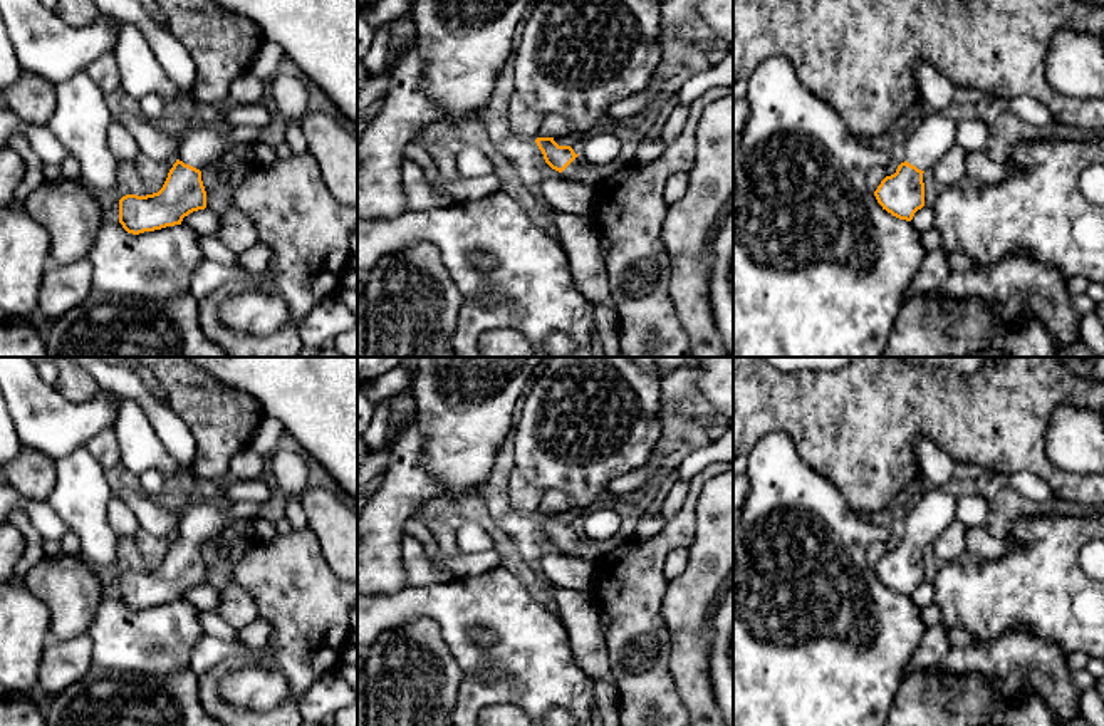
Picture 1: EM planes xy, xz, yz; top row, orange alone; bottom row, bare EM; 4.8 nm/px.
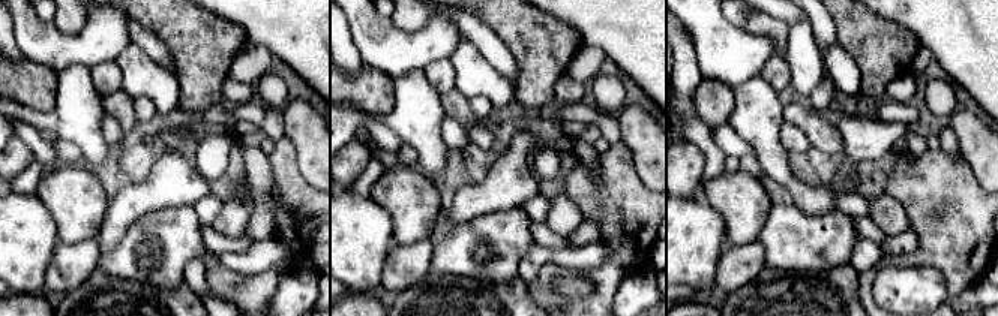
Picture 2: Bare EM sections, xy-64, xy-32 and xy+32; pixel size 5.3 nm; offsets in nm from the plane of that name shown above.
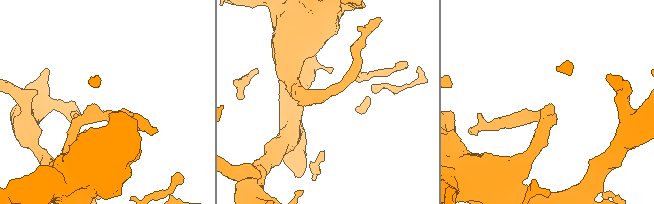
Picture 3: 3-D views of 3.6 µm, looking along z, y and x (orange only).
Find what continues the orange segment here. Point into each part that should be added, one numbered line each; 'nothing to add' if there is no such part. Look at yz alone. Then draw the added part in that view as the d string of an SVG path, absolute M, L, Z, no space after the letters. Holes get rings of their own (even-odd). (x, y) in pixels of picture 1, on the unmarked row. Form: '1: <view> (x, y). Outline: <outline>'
1: yz (935, 508). Outline: M930 486L903 516L906 537L921 547L931 547L935 538L956 520L955 510L956 496L945 488Z

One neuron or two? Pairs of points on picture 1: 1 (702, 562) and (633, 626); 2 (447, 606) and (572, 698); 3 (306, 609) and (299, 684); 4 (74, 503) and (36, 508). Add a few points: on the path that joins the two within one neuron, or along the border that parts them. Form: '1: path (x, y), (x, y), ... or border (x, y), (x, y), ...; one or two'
1: border (666, 582), (663, 622), (670, 636); two
2: path (479, 606), (541, 666); one
3: path (306, 627), (301, 666); one
4: border (44, 502), (71, 530); two

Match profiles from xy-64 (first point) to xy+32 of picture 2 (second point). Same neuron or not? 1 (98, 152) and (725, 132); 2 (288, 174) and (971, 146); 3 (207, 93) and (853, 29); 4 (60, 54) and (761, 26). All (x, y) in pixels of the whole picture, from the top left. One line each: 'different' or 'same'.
1: different
2: different
3: same
4: different

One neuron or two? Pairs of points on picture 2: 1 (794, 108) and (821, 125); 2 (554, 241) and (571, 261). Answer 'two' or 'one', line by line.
1: one
2: two

